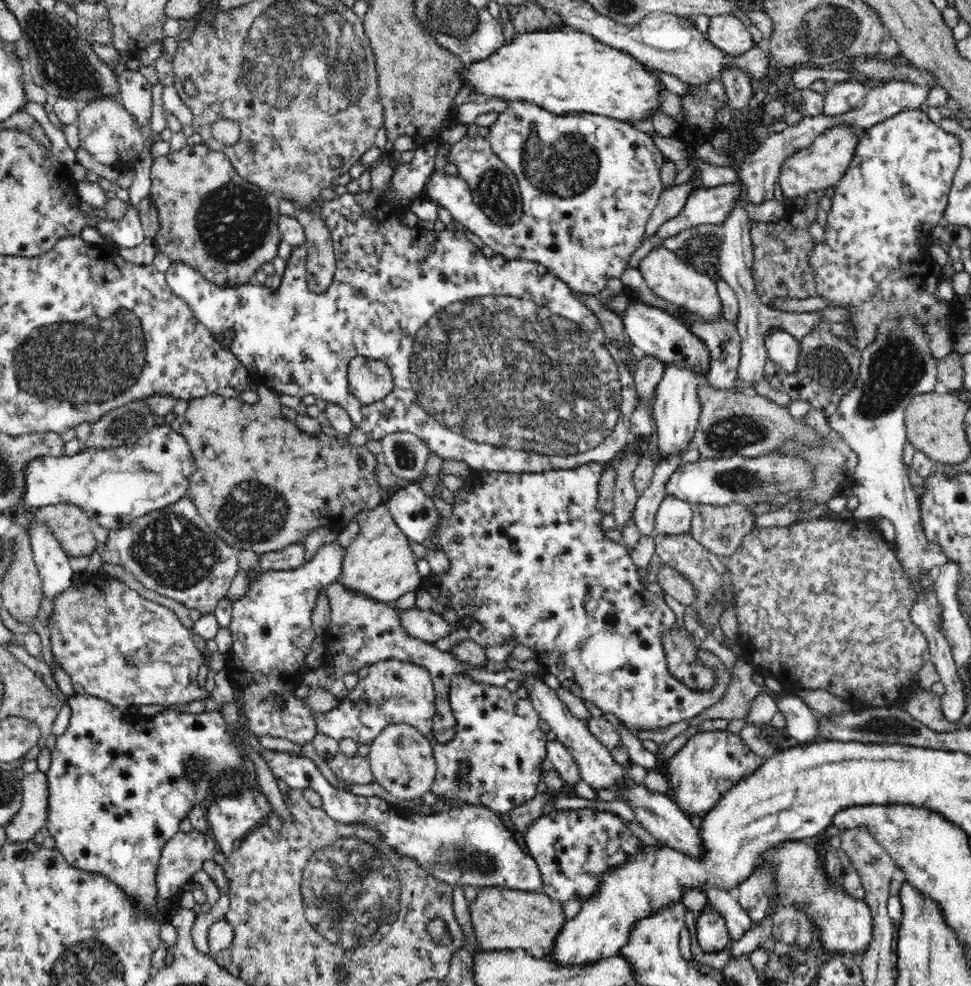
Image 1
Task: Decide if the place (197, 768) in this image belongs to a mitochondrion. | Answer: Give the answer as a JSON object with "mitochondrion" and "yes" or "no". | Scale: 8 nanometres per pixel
{"mitochondrion":"yes"}

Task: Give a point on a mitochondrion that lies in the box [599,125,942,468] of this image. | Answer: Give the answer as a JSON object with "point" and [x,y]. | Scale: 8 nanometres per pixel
{"point":[896,367]}

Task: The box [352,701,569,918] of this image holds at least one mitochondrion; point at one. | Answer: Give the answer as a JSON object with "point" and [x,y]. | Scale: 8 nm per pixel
{"point":[453,855]}

